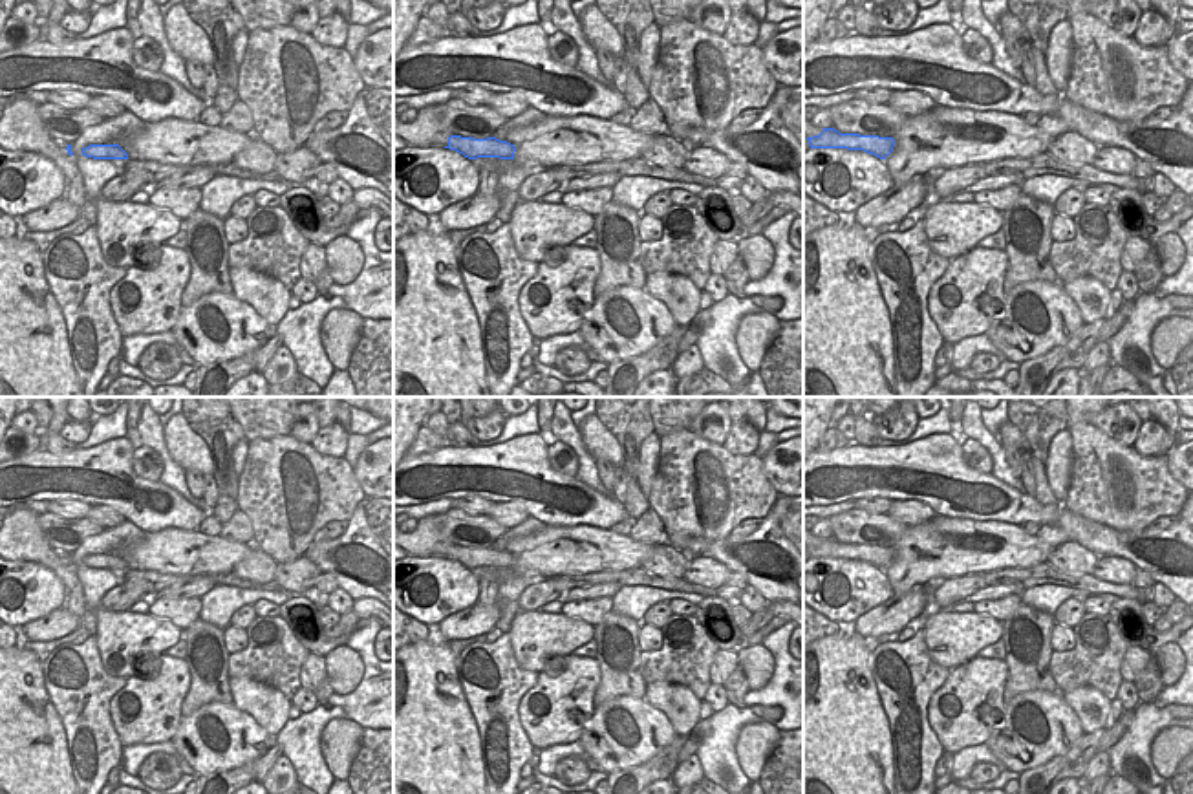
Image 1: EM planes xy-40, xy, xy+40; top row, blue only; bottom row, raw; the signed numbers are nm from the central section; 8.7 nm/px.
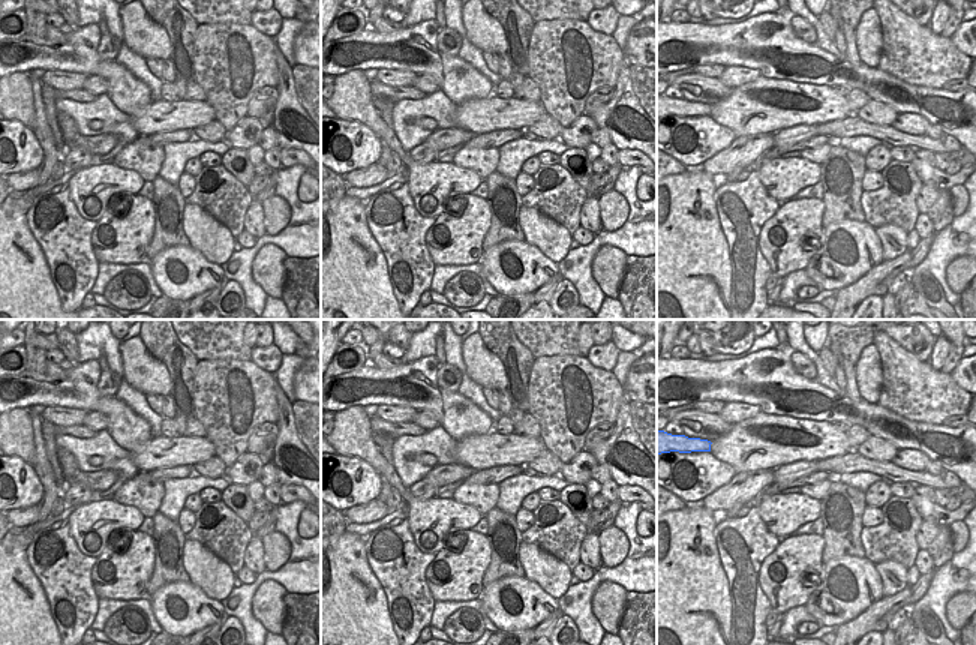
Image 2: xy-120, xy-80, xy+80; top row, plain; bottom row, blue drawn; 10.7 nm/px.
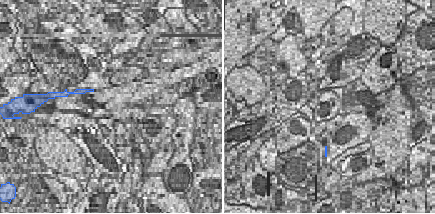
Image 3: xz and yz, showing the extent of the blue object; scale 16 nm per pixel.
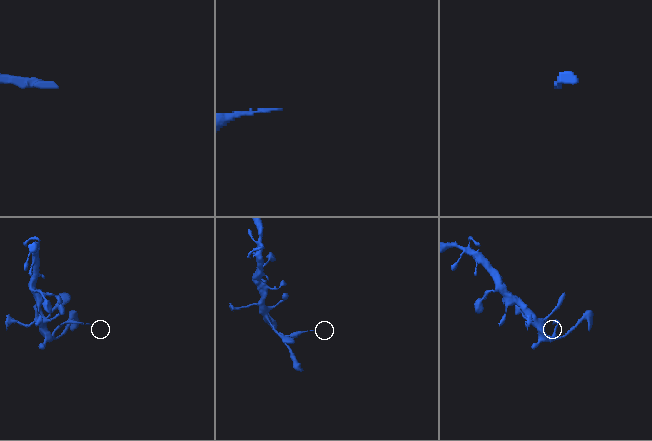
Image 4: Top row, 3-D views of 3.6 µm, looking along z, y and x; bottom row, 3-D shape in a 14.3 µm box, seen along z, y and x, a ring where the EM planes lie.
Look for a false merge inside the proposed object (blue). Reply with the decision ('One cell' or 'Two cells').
One cell.

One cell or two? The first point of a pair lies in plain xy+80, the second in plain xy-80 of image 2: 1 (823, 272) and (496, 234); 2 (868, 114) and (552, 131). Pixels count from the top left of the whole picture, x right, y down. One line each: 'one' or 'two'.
1: two
2: one

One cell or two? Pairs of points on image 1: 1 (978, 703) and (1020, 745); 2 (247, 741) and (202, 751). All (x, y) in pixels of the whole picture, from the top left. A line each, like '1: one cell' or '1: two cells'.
1: two cells
2: one cell

